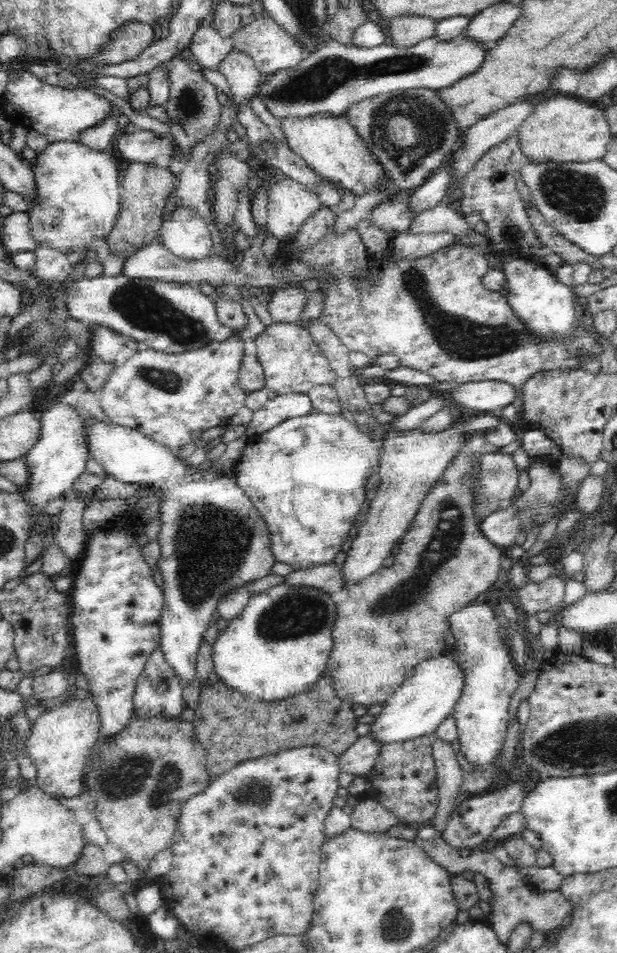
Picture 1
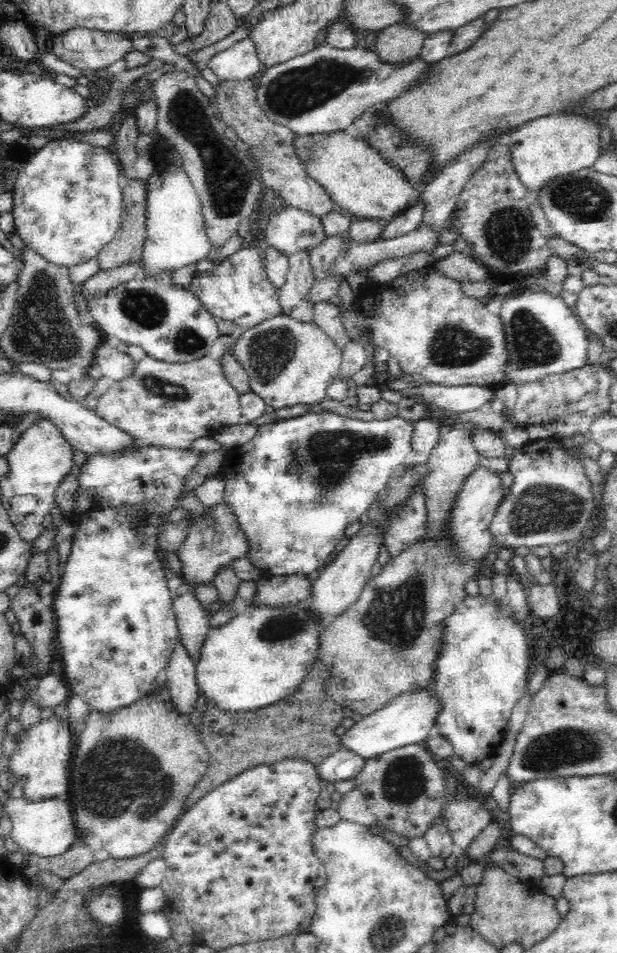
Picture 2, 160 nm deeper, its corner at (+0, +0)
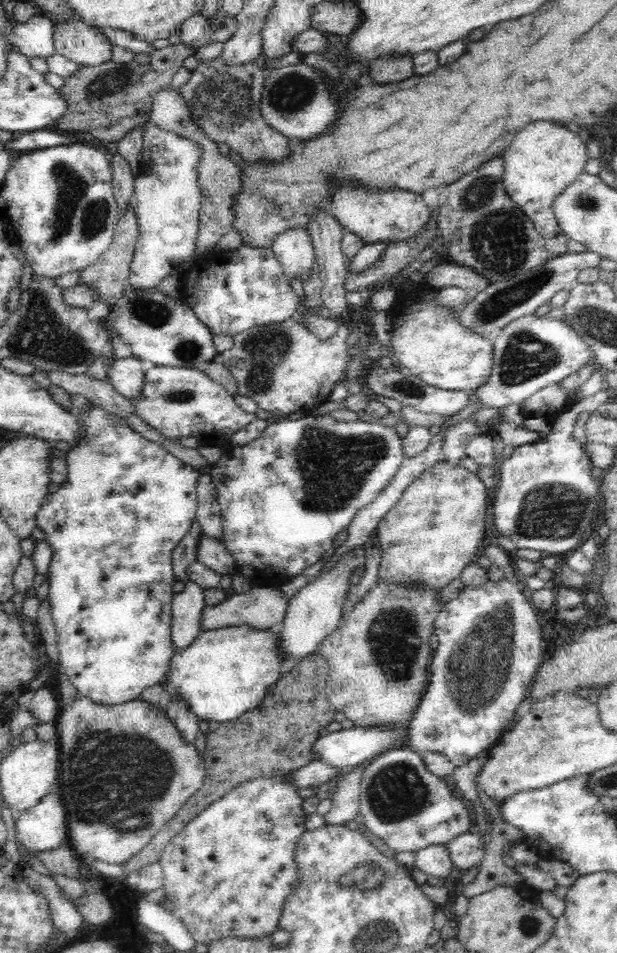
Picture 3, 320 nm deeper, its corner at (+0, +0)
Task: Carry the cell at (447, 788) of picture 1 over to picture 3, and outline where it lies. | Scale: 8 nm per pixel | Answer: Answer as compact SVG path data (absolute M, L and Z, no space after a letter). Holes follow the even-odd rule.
M434 844L416 851L413 870L421 870L428 877L446 879L452 872L452 861L444 844Z

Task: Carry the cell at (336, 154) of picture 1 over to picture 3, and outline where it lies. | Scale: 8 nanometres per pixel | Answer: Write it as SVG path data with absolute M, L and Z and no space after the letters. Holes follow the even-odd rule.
M338 186L336 192L332 194L332 206L328 212L334 214L336 221L344 227L357 234L362 242L366 244L376 244L377 241L390 241L391 244L410 240L420 234L420 230L428 225L433 216L430 206L426 206L422 194L412 194L412 192L364 192L362 188L350 188L350 186Z

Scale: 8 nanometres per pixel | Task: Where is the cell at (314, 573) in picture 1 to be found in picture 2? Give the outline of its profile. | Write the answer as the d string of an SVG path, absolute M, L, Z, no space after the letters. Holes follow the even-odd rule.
M265 574L264 577L256 581L258 588L256 588L254 601L260 601L260 603L250 602L250 604L296 604L298 601L309 599L312 596L312 584L314 584L314 581L309 580L307 575L272 576Z

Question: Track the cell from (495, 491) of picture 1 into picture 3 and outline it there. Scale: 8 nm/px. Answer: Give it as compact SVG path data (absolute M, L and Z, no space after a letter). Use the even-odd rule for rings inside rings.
M437 462L433 467L428 468L412 481L412 484L409 484L405 491L401 494L400 500L394 504L394 506L384 515L384 518L380 520L377 524L377 536L378 542L380 543L380 550L382 551L382 562L380 562L380 570L378 572L378 583L384 582L415 582L422 583L424 585L436 585L436 586L448 586L452 581L461 576L463 570L474 560L476 554L478 554L478 546L480 542L484 540L486 536L486 517L488 510L486 512L486 506L488 506L488 496L486 495L486 486L480 479L478 475L468 471L464 467L456 468L456 466L447 466L447 464L441 464Z

